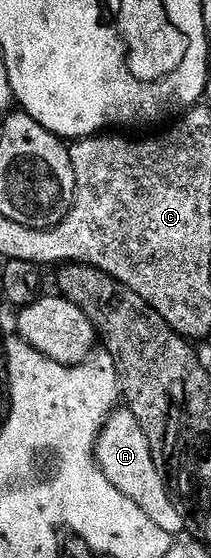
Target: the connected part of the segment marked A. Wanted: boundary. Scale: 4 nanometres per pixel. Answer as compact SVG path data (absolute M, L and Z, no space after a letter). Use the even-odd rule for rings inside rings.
M127 407L117 408L108 417L108 422L100 431L100 437L96 441L96 461L100 470L126 495L126 499L132 499L152 522L158 523L162 531L173 535L180 535L185 532L182 515L178 515L178 506L172 502L172 496L168 494L168 487L164 484L164 476L158 471L158 467L152 458L150 443L138 427L138 419ZM180 533L180 534L179 534Z

